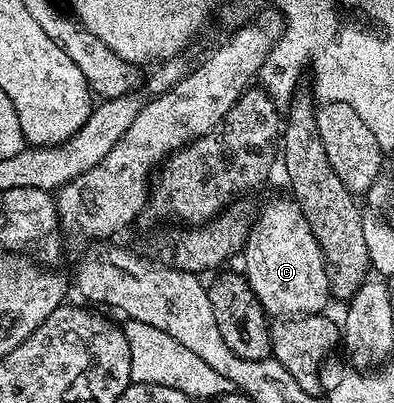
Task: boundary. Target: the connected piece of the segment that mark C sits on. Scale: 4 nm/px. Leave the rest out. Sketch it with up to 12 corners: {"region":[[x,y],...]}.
{"region":[[296,200],[252,221],[243,275],[270,317],[331,304]]}

